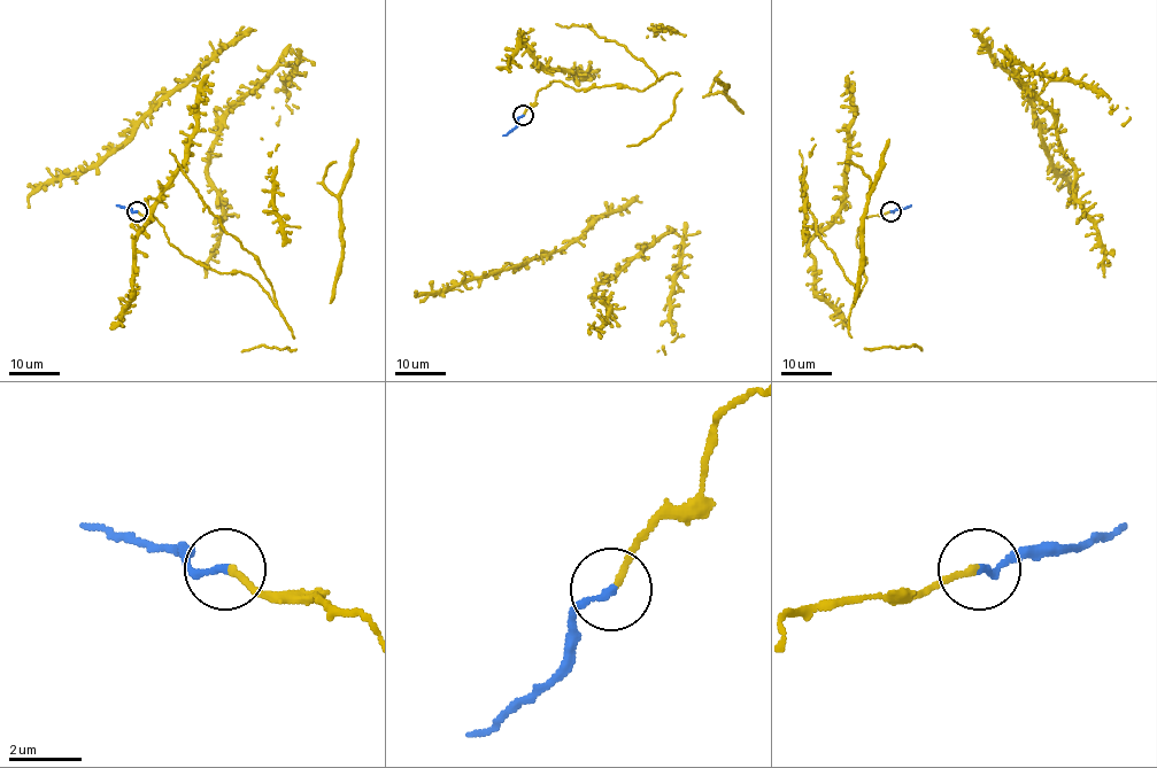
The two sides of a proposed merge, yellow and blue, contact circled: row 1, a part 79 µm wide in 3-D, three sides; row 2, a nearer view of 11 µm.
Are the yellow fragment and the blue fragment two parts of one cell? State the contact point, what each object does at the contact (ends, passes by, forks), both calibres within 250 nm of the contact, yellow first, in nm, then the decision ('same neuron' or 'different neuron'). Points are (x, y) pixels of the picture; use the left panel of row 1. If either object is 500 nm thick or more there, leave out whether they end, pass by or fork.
place (137, 211); yellow ends; blue ends; calibres 180 and 200 nm; same neuron

